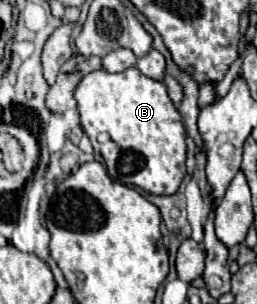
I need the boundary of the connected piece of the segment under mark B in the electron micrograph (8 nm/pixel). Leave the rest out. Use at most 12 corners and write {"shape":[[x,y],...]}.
{"shape":[[99,69],[81,127],[117,183],[173,195],[185,127],[163,81]]}

